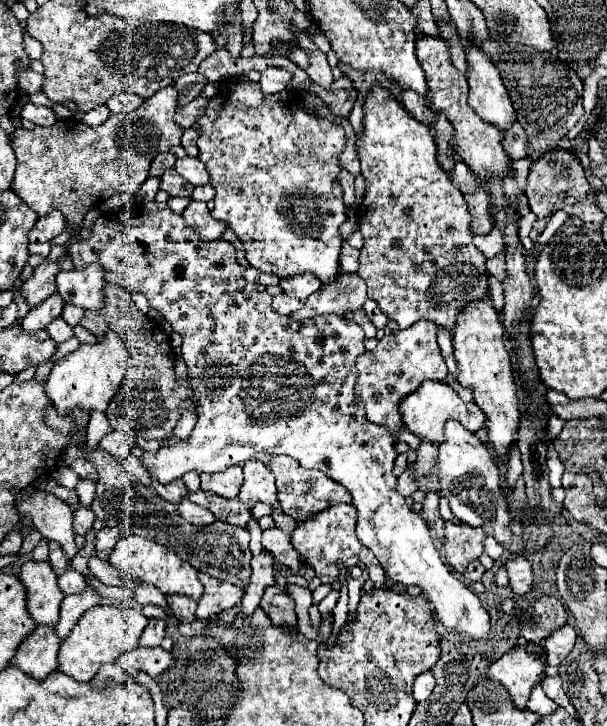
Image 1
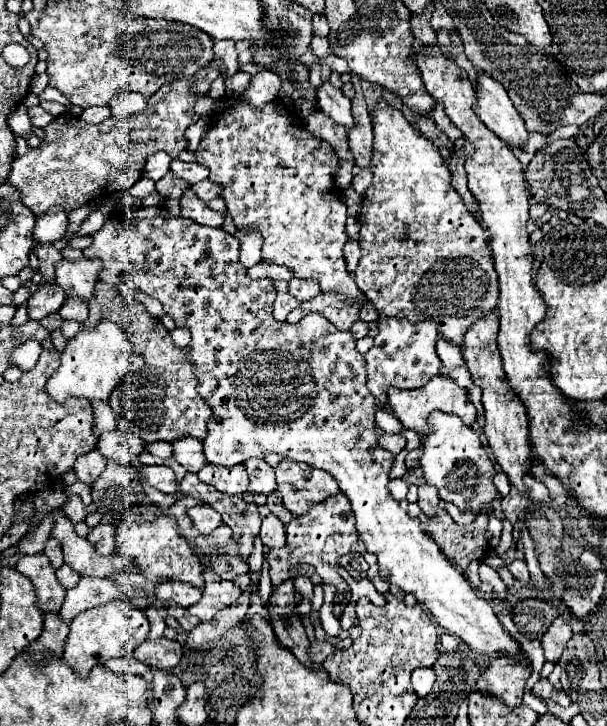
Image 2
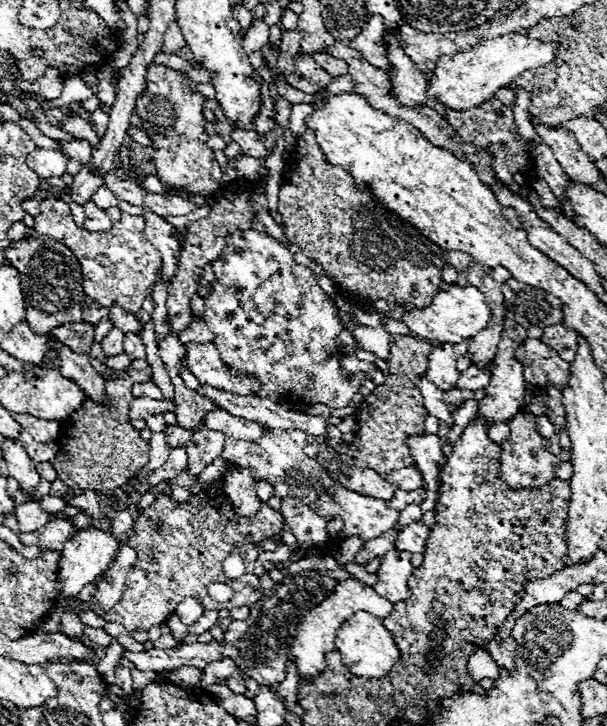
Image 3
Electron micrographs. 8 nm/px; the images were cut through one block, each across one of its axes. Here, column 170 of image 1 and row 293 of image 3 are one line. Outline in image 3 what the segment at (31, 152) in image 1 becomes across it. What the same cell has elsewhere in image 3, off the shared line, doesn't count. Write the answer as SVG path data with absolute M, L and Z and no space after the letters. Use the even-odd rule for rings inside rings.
M42 200L40 202L40 214L34 216L34 230L44 236L52 236L58 242L66 244L78 256L78 262L82 264L82 288L84 292L98 300L100 306L114 306L120 304L122 308L130 312L138 312L142 306L142 300L148 296L148 290L154 286L156 278L160 276L162 258L160 252L146 240L144 236L144 218L142 216L130 216L122 214L120 222L114 222L112 230L108 232L88 232L84 228L78 228L70 206L64 200Z

